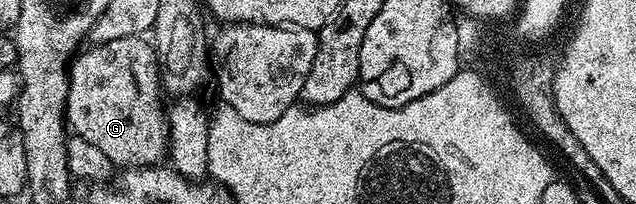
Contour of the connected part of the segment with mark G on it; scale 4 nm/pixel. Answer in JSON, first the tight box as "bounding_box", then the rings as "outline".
{"bounding_box":[66,35,170,170],"outline":[[[139,35],[94,44],[73,61],[68,71],[70,86],[66,122],[73,135],[84,138],[84,142],[92,142],[92,146],[97,146],[103,154],[108,154],[110,161],[122,170],[158,166],[167,159],[170,138],[167,109],[164,104],[162,106],[162,69],[158,63],[158,53],[149,39]]]}

